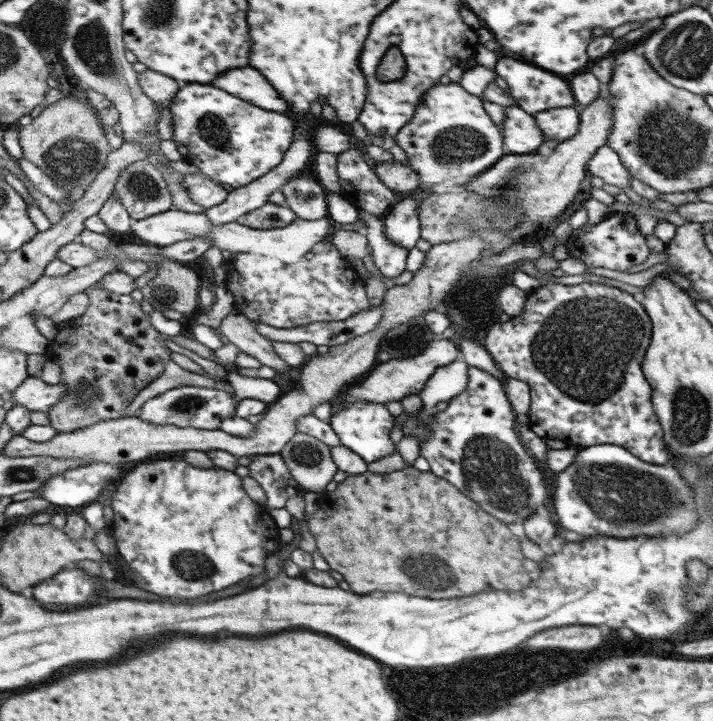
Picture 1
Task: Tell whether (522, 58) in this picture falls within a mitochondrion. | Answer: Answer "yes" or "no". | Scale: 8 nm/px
no

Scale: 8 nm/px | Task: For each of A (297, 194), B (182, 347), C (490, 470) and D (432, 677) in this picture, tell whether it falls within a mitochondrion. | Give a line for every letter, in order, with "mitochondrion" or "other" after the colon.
A: mitochondrion
B: other
C: mitochondrion
D: other

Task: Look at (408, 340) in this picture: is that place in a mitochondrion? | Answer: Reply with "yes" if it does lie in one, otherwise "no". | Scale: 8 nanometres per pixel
yes

